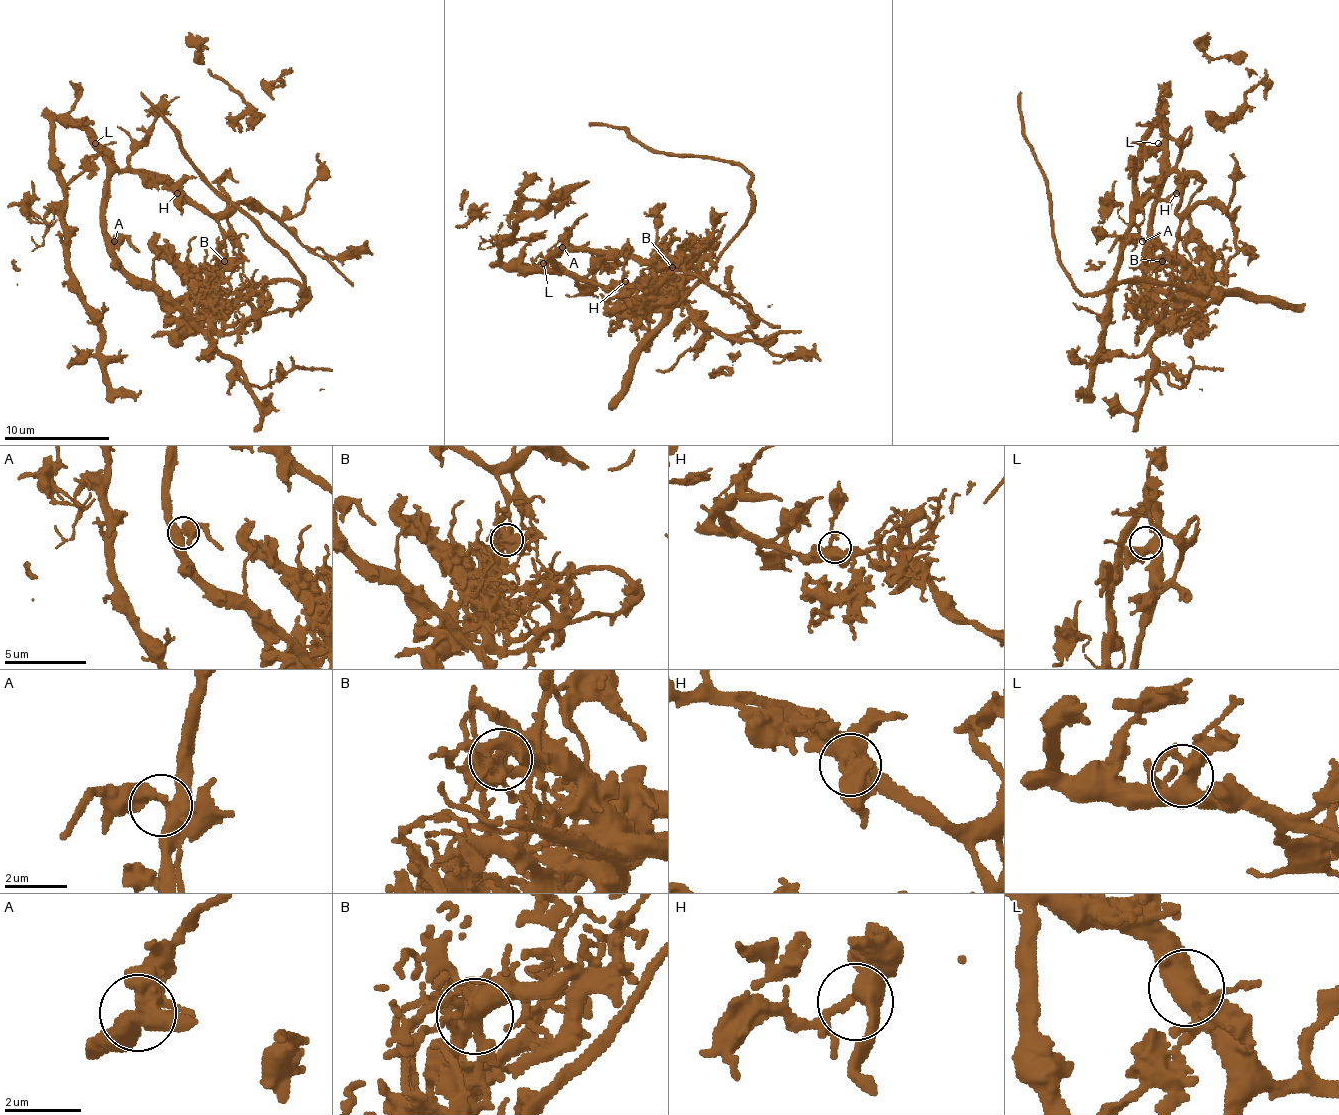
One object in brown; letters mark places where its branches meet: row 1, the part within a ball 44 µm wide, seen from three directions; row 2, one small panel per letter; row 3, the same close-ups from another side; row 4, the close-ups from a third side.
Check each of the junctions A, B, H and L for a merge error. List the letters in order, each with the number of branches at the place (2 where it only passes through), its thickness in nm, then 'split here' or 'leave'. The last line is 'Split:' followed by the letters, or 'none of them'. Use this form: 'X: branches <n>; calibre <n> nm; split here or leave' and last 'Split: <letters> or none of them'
A: branches 4; calibre 420 nm; leave
B: branches 6; calibre 440 nm; split here
H: branches 4; calibre 440 nm; leave
L: branches 5; calibre 440 nm; leave
Split: B

